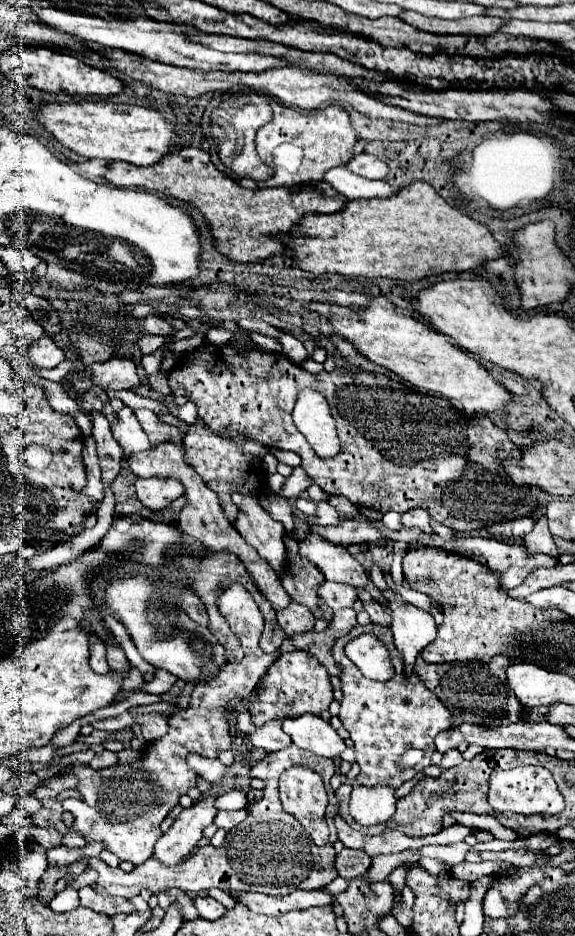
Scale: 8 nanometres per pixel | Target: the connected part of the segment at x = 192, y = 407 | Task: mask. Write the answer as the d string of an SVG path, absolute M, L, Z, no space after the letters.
M187 401L184 405L179 407L177 417L187 424L192 425L198 417L196 405L191 401Z

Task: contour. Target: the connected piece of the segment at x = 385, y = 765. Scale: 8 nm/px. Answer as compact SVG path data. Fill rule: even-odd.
M339 637L335 639L333 647L331 647L331 655L333 659L337 661L337 665L341 667L341 689L343 689L343 701L341 701L341 723L343 727L349 731L351 735L351 741L355 745L355 761L359 763L361 767L361 773L357 775L357 783L363 785L363 787L375 787L375 785L387 785L387 787L393 787L397 789L401 783L405 781L411 781L413 777L417 777L423 767L427 767L431 763L431 755L433 755L433 739L441 733L441 731L447 731L453 723L453 713L437 699L437 695L433 695L423 683L421 679L417 679L415 673L407 675L405 673L405 661L401 657L401 653L397 651L395 645L391 645L391 651L393 651L393 665L395 665L395 677L385 681L385 683L379 683L379 681L371 681L367 677L363 677L357 667L353 667L353 663L347 659L347 655L343 653L343 647L345 647L347 639L345 637ZM407 749L421 749L425 753L423 761L417 765L417 767L409 767L409 769L403 769L403 771L397 771L395 767L395 761L399 759L399 755L403 755Z

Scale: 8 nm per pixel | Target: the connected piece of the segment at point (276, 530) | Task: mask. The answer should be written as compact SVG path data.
M235 491L231 497L233 497L233 503L239 507L235 529L279 573L285 565L285 545L283 545L285 529L283 529L283 525L279 521L271 519L271 515L259 505L259 501L253 495L243 495L243 493Z

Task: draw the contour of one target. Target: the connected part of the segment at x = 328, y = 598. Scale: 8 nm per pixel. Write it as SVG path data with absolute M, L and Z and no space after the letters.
M325 581L319 587L319 597L331 607L331 609L341 609L341 607L351 607L357 599L357 591L351 585L341 585L333 581Z

